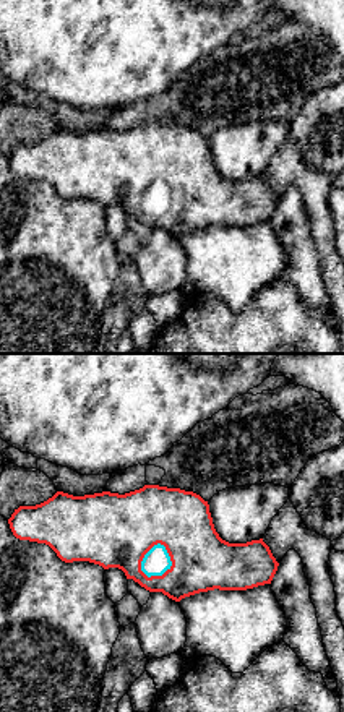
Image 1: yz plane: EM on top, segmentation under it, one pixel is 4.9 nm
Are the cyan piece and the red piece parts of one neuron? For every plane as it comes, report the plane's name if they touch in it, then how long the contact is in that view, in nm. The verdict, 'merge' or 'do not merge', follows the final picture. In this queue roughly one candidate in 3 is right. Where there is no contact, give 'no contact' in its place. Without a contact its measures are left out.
contact in yz; length 190 nm

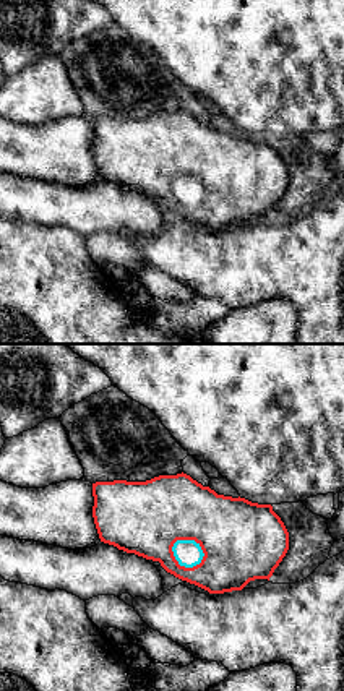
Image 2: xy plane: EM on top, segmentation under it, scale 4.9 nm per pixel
contact in xy; length 180 nm

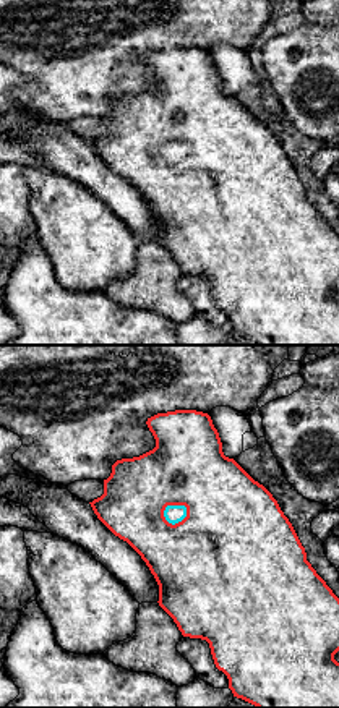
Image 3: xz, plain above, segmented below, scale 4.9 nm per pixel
contact in xz; length 130 nm

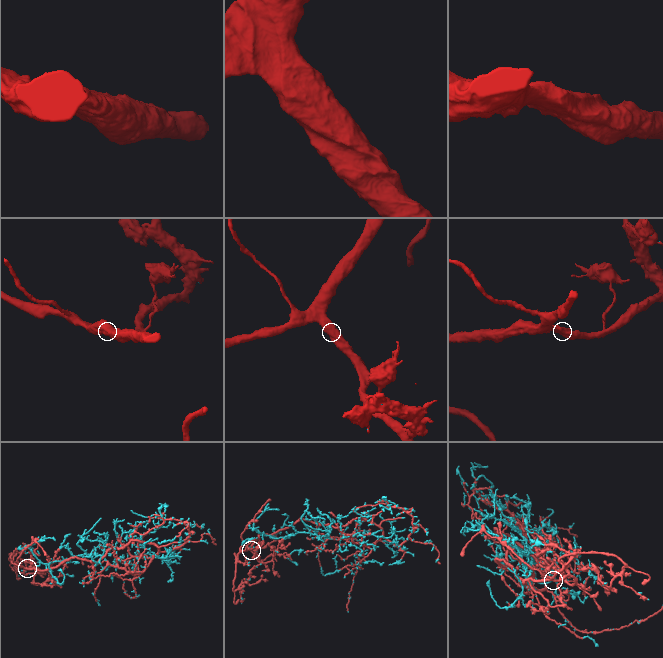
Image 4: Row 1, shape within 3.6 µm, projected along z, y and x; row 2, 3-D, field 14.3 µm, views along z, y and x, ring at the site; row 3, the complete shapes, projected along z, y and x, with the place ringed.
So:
merge

